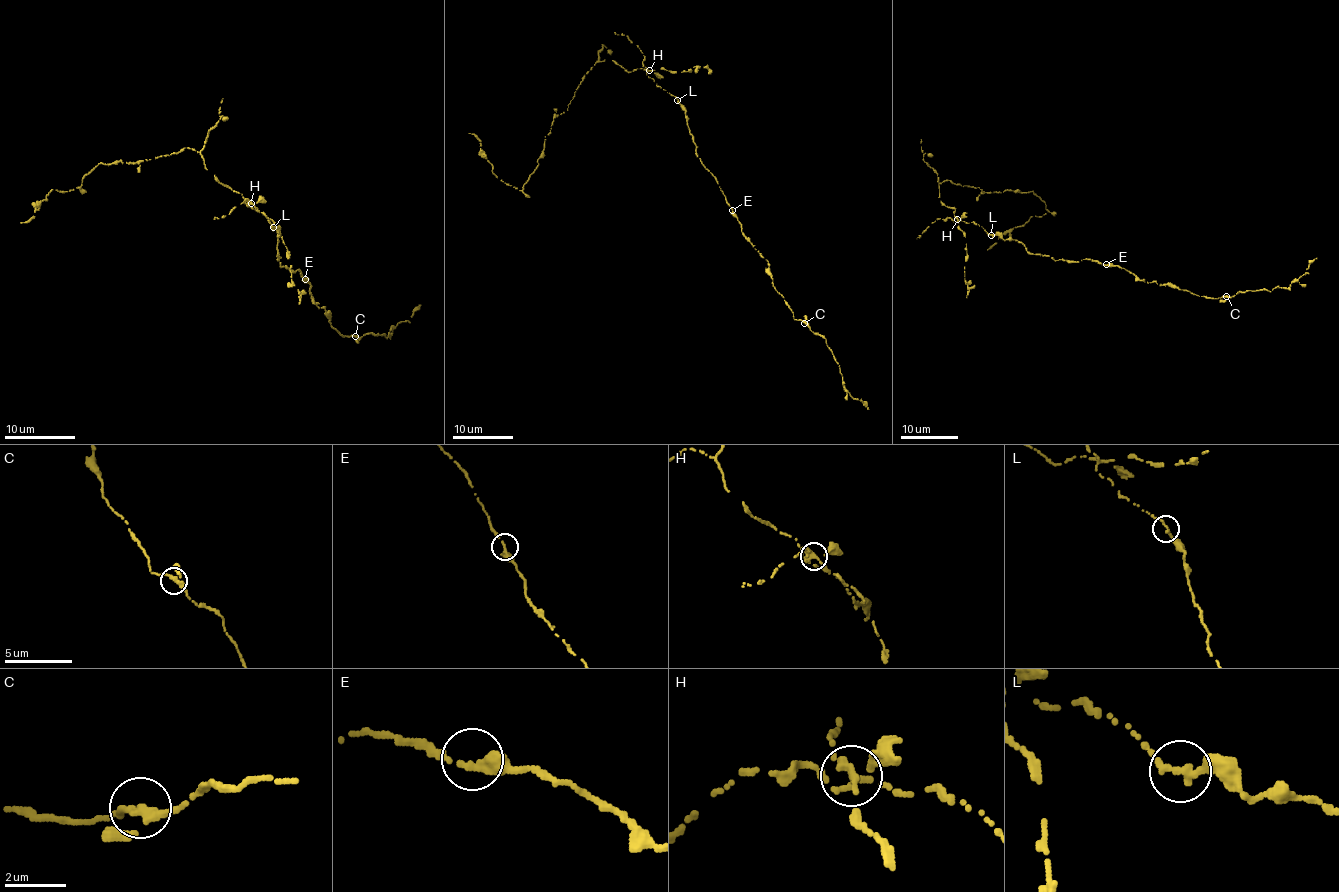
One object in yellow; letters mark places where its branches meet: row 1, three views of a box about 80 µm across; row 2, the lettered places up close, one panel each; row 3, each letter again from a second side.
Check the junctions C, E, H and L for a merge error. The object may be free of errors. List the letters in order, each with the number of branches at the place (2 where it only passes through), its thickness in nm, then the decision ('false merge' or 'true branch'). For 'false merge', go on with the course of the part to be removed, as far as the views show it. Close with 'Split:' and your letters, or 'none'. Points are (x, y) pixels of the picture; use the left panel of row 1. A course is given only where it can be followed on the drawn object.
C: 3 | 240 nm | true branch
E: 2 | 280 nm | true branch
H: 3 | 240 nm | false merge | (250, 203), (206, 169), (201, 153), (184, 147), (100, 164), (78, 188), (51, 190), (21, 223)
L: 2 | 260 nm | true branch
Split: H

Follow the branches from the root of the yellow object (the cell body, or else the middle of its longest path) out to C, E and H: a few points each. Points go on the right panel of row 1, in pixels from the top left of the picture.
C: (997, 234), (1020, 241), (1034, 254), (1073, 262), (1089, 258), (1124, 268), (1147, 283), (1211, 298), (1226, 296)
E: (997, 234), (1005, 240), (1020, 241), (1034, 254), (1073, 262), (1089, 258), (1106, 264)
H: (997, 234), (990, 235), (972, 222), (957, 219)

